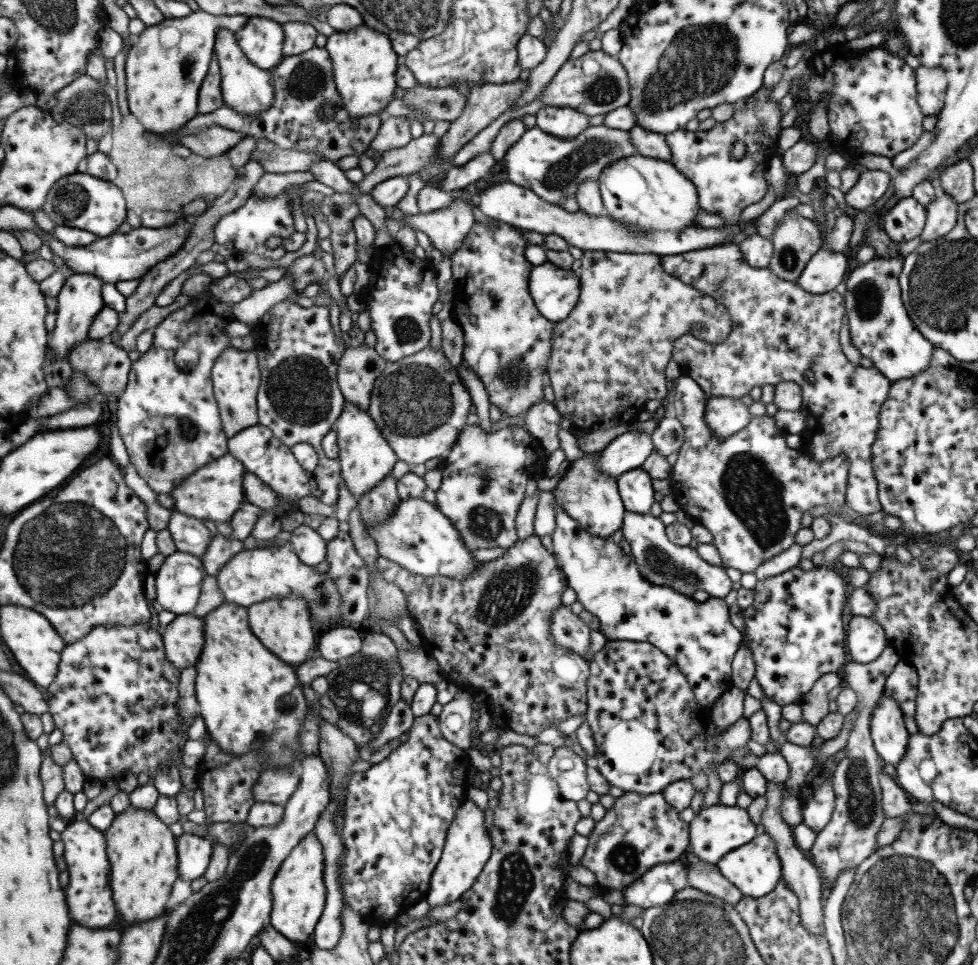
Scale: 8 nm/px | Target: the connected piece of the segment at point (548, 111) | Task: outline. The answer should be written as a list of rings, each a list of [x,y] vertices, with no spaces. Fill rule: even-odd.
[[[541,108],[534,114],[535,127],[557,138],[570,139],[588,126],[588,116],[573,108]]]

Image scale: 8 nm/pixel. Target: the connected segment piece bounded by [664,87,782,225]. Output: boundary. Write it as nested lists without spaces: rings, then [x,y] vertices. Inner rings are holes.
[[[762,87],[751,94],[741,110],[735,111],[728,120],[716,122],[705,131],[687,131],[677,129],[664,135],[671,151],[669,162],[689,179],[696,188],[700,210],[709,214],[718,214],[724,218],[725,225],[737,224],[741,210],[749,204],[759,202],[766,192],[764,174],[771,158],[777,154],[779,138],[779,104],[769,102],[770,90]],[[735,142],[745,146],[743,158],[736,160],[731,155]]]

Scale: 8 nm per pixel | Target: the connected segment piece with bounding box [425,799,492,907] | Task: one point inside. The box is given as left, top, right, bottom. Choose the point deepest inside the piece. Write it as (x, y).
(467, 846)

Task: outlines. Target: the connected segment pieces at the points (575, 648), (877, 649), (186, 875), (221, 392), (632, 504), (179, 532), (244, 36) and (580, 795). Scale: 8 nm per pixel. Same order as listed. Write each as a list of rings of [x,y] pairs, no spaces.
[[[561,605],[550,614],[550,633],[549,637],[557,647],[567,649],[574,654],[583,657],[589,648],[590,629],[571,612],[569,606]]]
[[[853,615],[845,627],[845,650],[851,661],[867,664],[886,648],[883,629],[870,616]]]
[[[182,834],[177,841],[180,878],[190,882],[206,876],[212,853],[212,842],[207,836]]]
[[[229,346],[223,349],[217,358],[214,358],[210,379],[212,382],[212,393],[216,400],[219,418],[222,422],[222,431],[227,438],[257,425],[256,415],[256,392],[260,381],[260,370],[257,364],[256,351],[239,350]]]
[[[634,468],[616,477],[618,495],[627,512],[650,514],[654,488],[650,476],[641,468]]]
[[[173,510],[168,530],[173,532],[178,551],[201,557],[206,554],[211,535],[203,520]]]
[[[250,15],[249,22],[235,32],[235,41],[245,59],[258,68],[271,70],[283,57],[283,28],[271,18]]]
[[[565,746],[554,747],[553,755],[546,763],[546,769],[547,774],[555,781],[555,785],[557,785],[557,790],[559,790],[561,798],[569,799],[573,802],[585,798],[585,794],[589,792],[589,785],[587,785],[587,777],[585,774],[587,764],[588,763],[583,762],[583,759],[578,755],[573,753],[571,749],[568,749]]]

